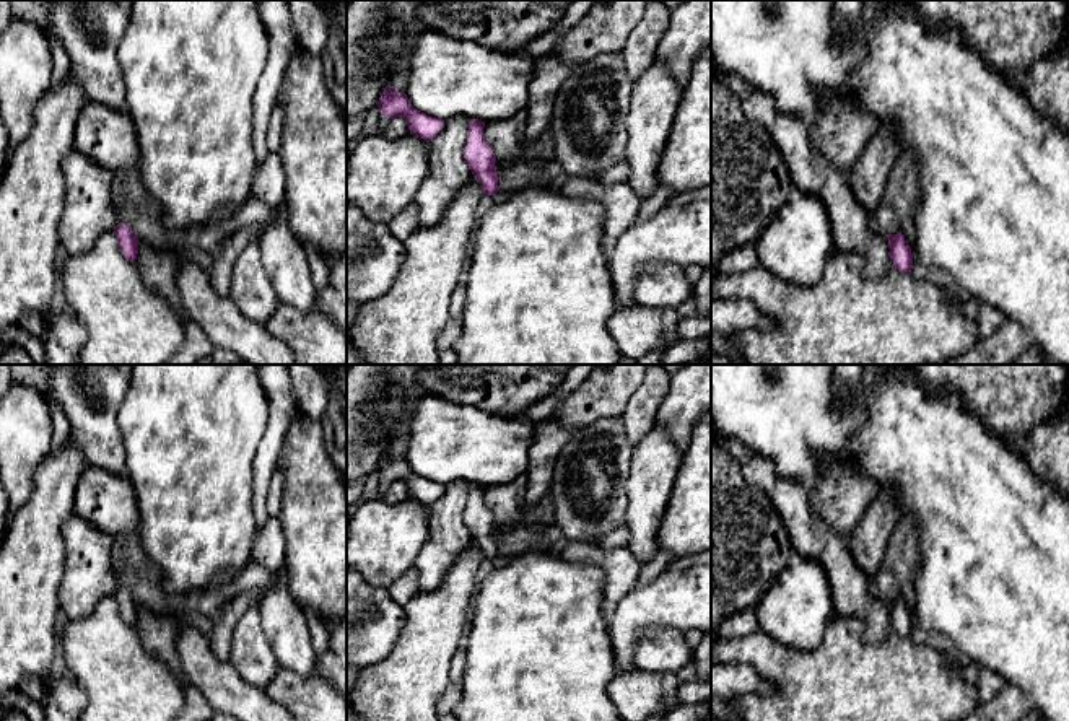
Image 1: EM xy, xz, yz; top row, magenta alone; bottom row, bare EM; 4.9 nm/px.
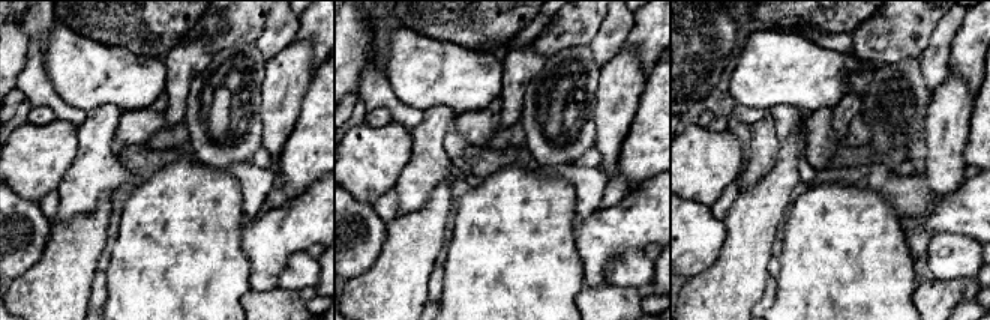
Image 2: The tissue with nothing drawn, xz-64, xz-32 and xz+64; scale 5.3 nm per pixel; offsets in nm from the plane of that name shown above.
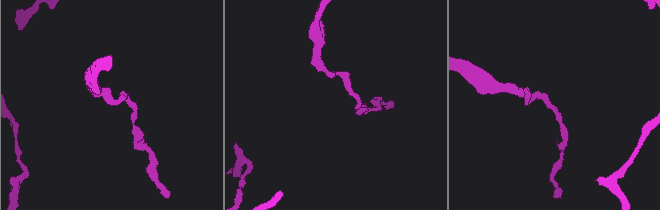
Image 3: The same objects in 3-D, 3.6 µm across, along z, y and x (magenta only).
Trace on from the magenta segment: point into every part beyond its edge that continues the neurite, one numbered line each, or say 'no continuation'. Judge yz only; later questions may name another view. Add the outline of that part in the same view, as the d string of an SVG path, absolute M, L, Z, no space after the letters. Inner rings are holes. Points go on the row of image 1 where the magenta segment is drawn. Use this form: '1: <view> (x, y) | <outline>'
no continuation

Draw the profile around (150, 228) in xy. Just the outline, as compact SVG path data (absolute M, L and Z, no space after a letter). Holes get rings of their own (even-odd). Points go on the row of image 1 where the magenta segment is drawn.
M116 194L114 208L119 220L132 228L137 239L153 247L176 246L181 249L185 246L187 231L168 228L153 207L145 207L127 194Z

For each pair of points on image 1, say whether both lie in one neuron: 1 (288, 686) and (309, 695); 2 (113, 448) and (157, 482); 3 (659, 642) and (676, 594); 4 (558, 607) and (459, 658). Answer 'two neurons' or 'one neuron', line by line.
1: one neuron
2: two neurons
3: two neurons
4: two neurons

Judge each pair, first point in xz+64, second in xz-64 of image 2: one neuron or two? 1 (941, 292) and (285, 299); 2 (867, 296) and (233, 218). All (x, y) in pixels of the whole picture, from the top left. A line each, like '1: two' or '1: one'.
1: one
2: one

